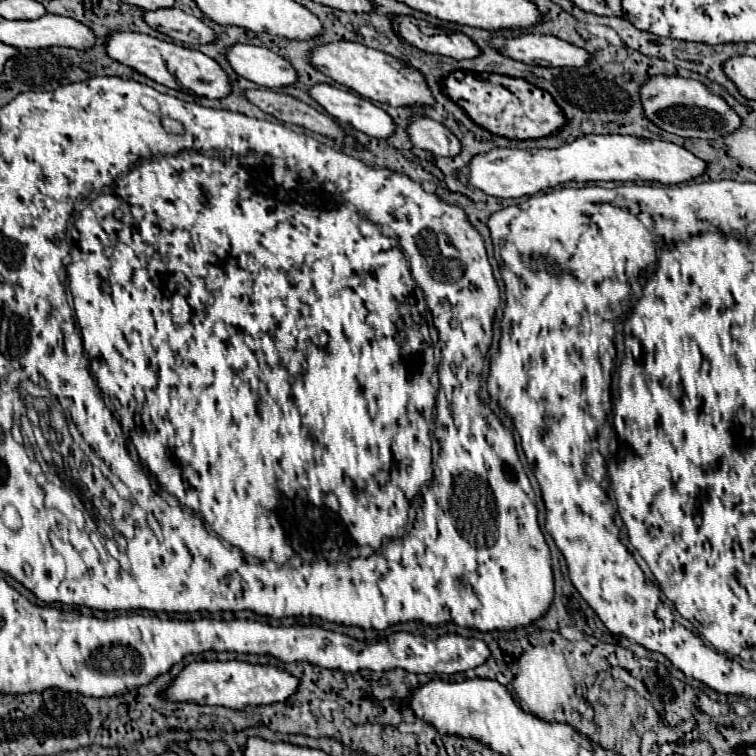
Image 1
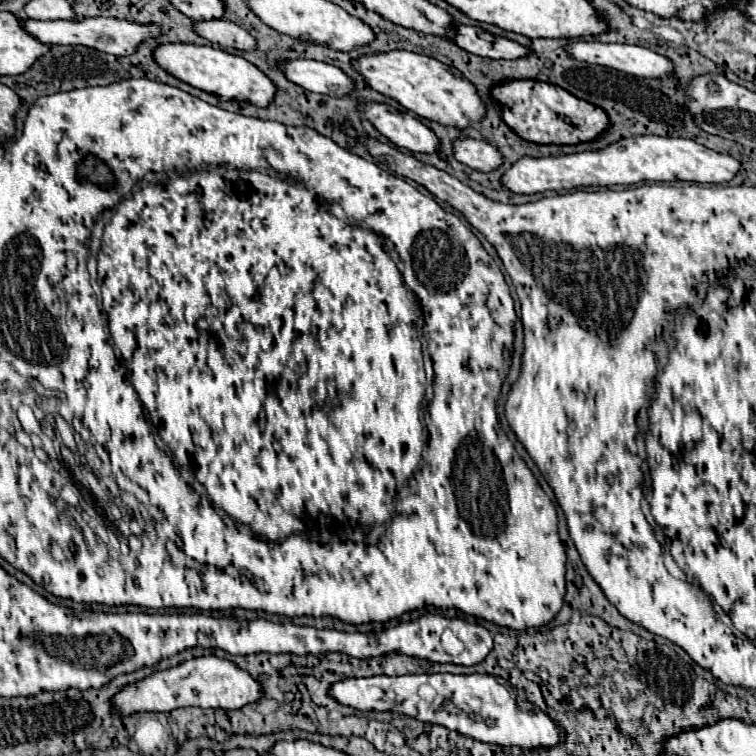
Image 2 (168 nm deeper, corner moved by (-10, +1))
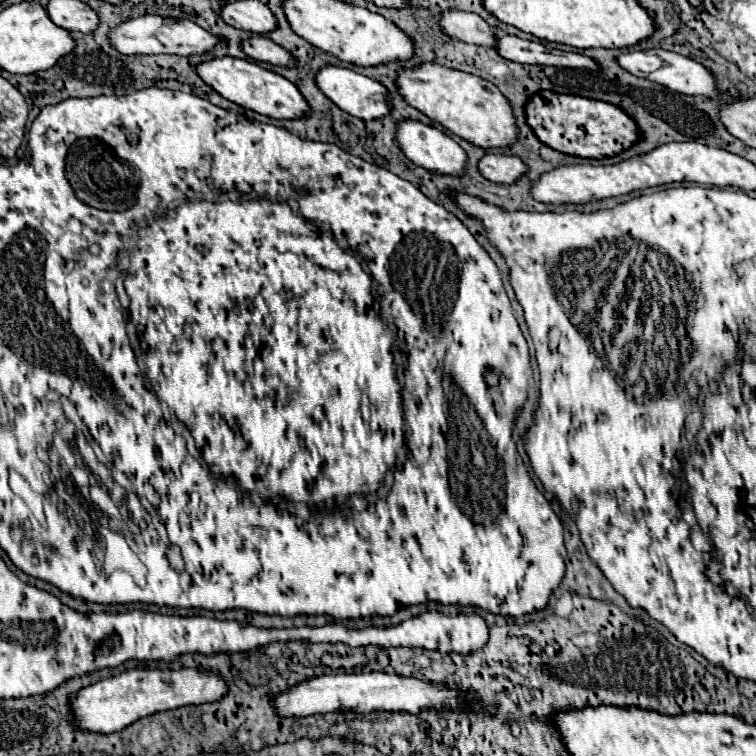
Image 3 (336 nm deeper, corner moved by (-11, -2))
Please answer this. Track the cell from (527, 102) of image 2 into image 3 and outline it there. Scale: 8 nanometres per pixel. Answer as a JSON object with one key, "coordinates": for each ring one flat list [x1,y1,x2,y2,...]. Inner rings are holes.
{"coordinates":[[543,90,527,100,525,114,527,124,533,128,535,136,549,148,563,154,573,154,581,158,607,158,639,140,639,130,633,118,629,118,619,106,601,100]]}

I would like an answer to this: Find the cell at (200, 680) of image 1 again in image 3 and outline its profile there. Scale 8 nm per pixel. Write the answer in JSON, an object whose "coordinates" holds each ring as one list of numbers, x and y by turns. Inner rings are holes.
{"coordinates":[[181,668,181,670,127,670,119,676,105,678,97,684,83,688,71,702,75,724,89,732,111,734,133,724,143,716,157,712,189,706,219,702,227,696,227,682,219,672,203,672,203,668]]}

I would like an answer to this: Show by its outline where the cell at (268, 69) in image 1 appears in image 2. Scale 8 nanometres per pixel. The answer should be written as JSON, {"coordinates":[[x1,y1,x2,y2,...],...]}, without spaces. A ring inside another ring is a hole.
{"coordinates":[[296,59,296,61,284,61,280,67,292,83,302,85,306,91,312,93,346,97,356,89,354,81,336,65]]}

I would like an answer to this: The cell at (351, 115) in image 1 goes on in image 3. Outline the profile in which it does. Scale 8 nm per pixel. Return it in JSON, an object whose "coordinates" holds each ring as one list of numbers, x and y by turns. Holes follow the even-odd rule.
{"coordinates":[[399,120,395,140,411,162,427,170,451,176,461,176,465,172,465,150,433,126,417,120]]}

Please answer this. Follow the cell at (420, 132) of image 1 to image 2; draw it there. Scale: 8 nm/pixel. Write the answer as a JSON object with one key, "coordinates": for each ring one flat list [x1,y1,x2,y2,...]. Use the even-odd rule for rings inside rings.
{"coordinates":[[458,139,454,143,454,157,460,163,482,173,494,171,504,163,502,153,494,145,476,139]]}

